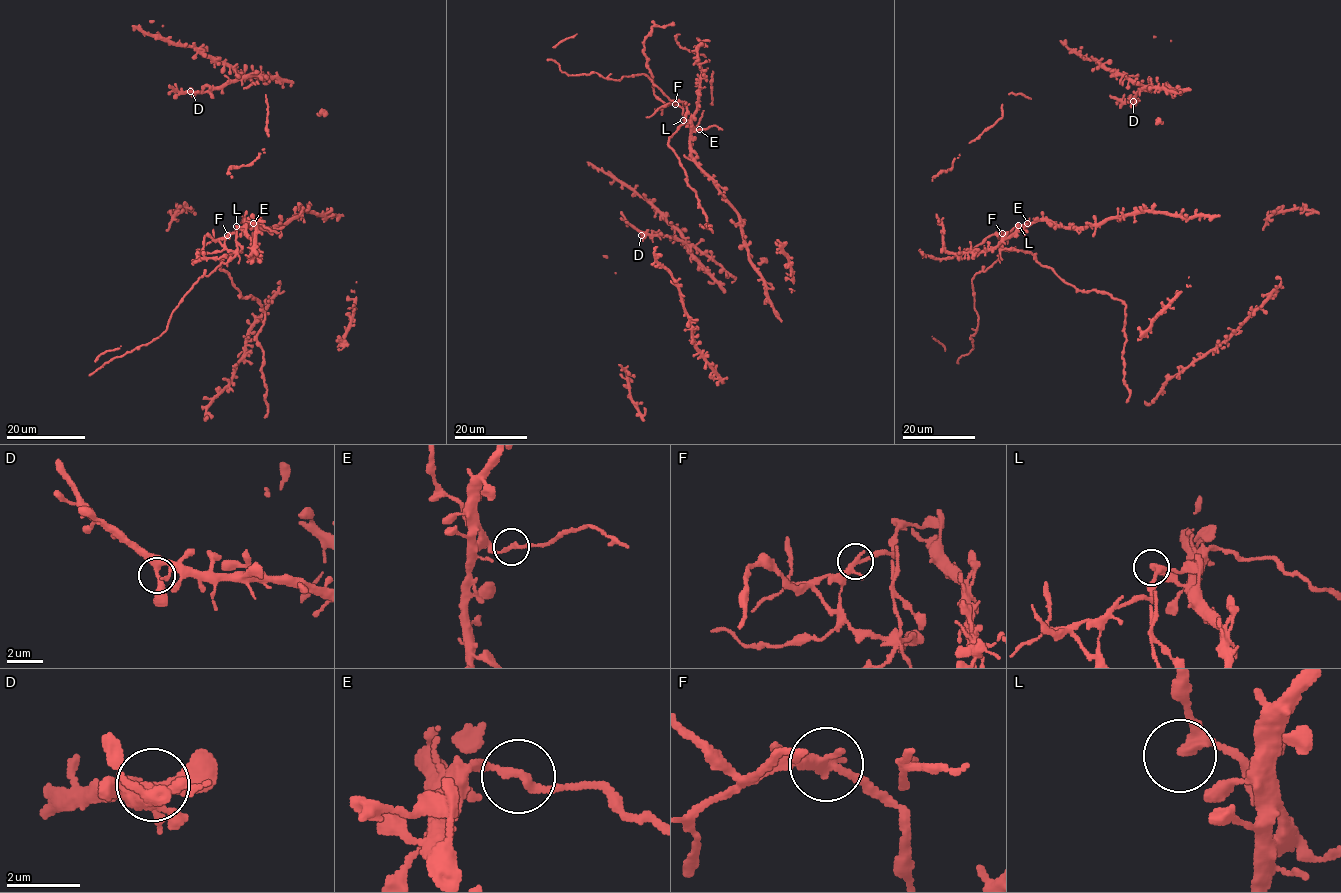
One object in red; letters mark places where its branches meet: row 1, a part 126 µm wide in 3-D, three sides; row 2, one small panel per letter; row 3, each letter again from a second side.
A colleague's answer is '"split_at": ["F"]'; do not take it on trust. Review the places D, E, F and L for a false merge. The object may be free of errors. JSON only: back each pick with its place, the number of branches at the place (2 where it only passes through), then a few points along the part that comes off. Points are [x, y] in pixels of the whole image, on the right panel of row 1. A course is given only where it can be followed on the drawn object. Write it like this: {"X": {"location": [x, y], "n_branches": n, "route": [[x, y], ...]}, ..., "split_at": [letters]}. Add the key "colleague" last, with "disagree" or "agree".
{"F": {"location": [1002, 233], "n_branches": 3, "route": [[1002, 234], [1000, 248], [1030, 252], [1079, 290], [1104, 291], [1125, 305], [1126, 403]]}, "split_at": ["F"], "colleague": "agree"}

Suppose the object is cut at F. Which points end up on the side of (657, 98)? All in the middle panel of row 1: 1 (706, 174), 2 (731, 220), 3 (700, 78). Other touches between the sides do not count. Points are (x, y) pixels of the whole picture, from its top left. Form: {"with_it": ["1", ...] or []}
{"with_it": []}

